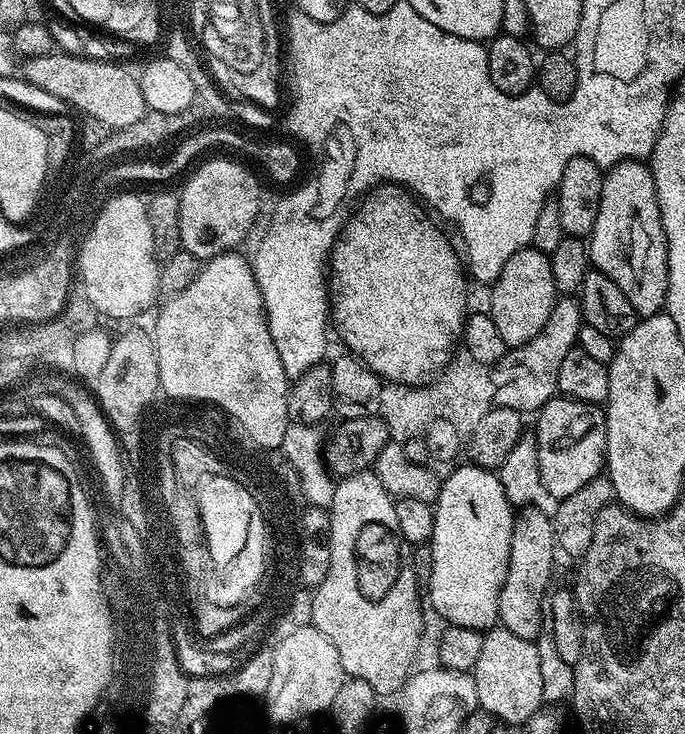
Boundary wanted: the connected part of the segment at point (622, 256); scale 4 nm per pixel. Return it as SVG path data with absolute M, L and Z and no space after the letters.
M625 160L604 172L598 219L586 247L595 271L606 274L630 298L637 317L653 316L668 298L668 243L660 217L652 169L647 163Z

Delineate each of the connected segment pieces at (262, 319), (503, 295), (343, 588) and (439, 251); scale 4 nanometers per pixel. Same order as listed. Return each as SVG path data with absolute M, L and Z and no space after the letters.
M231 251L223 256L213 256L201 267L198 278L182 290L182 294L169 296L163 301L164 309L157 314L154 328L154 334L160 341L158 372L168 392L219 400L220 404L244 420L252 435L263 439L262 449L279 449L283 440L290 436L290 378L282 370L278 350L274 350L274 338L270 338L262 294L251 263L236 255L240 254Z
M533 246L518 250L518 254L506 262L502 274L491 285L490 291L490 315L494 326L498 326L498 334L502 334L502 342L506 342L509 348L521 348L529 344L538 330L546 326L546 318L550 318L550 310L554 310L558 299L551 259Z
M375 471L359 472L353 476L345 476L335 485L334 500L330 509L332 518L332 530L330 539L332 549L330 550L330 566L328 573L322 583L315 585L312 596L312 608L310 607L310 617L316 623L317 630L322 634L326 634L326 638L330 638L330 642L334 646L334 650L338 650L338 658L342 658L342 670L345 677L362 678L362 682L366 682L370 686L374 686L374 690L381 696L388 696L391 692L399 693L403 689L404 683L408 681L408 677L414 671L412 663L416 660L416 651L420 648L420 631L424 628L424 620L420 617L420 600L422 604L422 596L418 591L416 575L414 574L414 566L412 565L413 545L407 544L402 538L402 534L398 530L398 514L396 513L396 500L382 486L382 482L378 482Z
M393 183L388 188L379 188L376 191L376 196L372 196L368 200L368 204L362 205L361 212L354 214L352 224L348 224L348 228L344 232L340 256L337 259L337 321L341 324L342 331L344 332L344 337L341 338L339 343L343 347L348 347L345 349L350 350L351 355L355 356L357 360L362 361L375 376L380 377L381 381L390 384L404 384L406 387L412 387L415 390L423 389L425 386L431 384L433 380L438 379L440 373L448 365L449 360L452 359L454 349L461 343L464 321L466 319L464 295L468 292L467 286L464 285L466 268L462 263L461 257L458 255L458 252L458 257L456 257L456 252L452 249L451 242L444 237L443 230L435 224L437 221L431 215L428 217L427 214L429 215L425 205L413 193L409 192L407 188Z

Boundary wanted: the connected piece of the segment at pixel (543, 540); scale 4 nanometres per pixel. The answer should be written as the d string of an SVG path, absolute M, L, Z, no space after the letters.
M540 506L521 507L512 518L510 558L506 582L500 588L499 623L518 638L535 641L541 635L540 627L546 624L546 597L552 580L552 567L556 564L558 549L551 515Z

